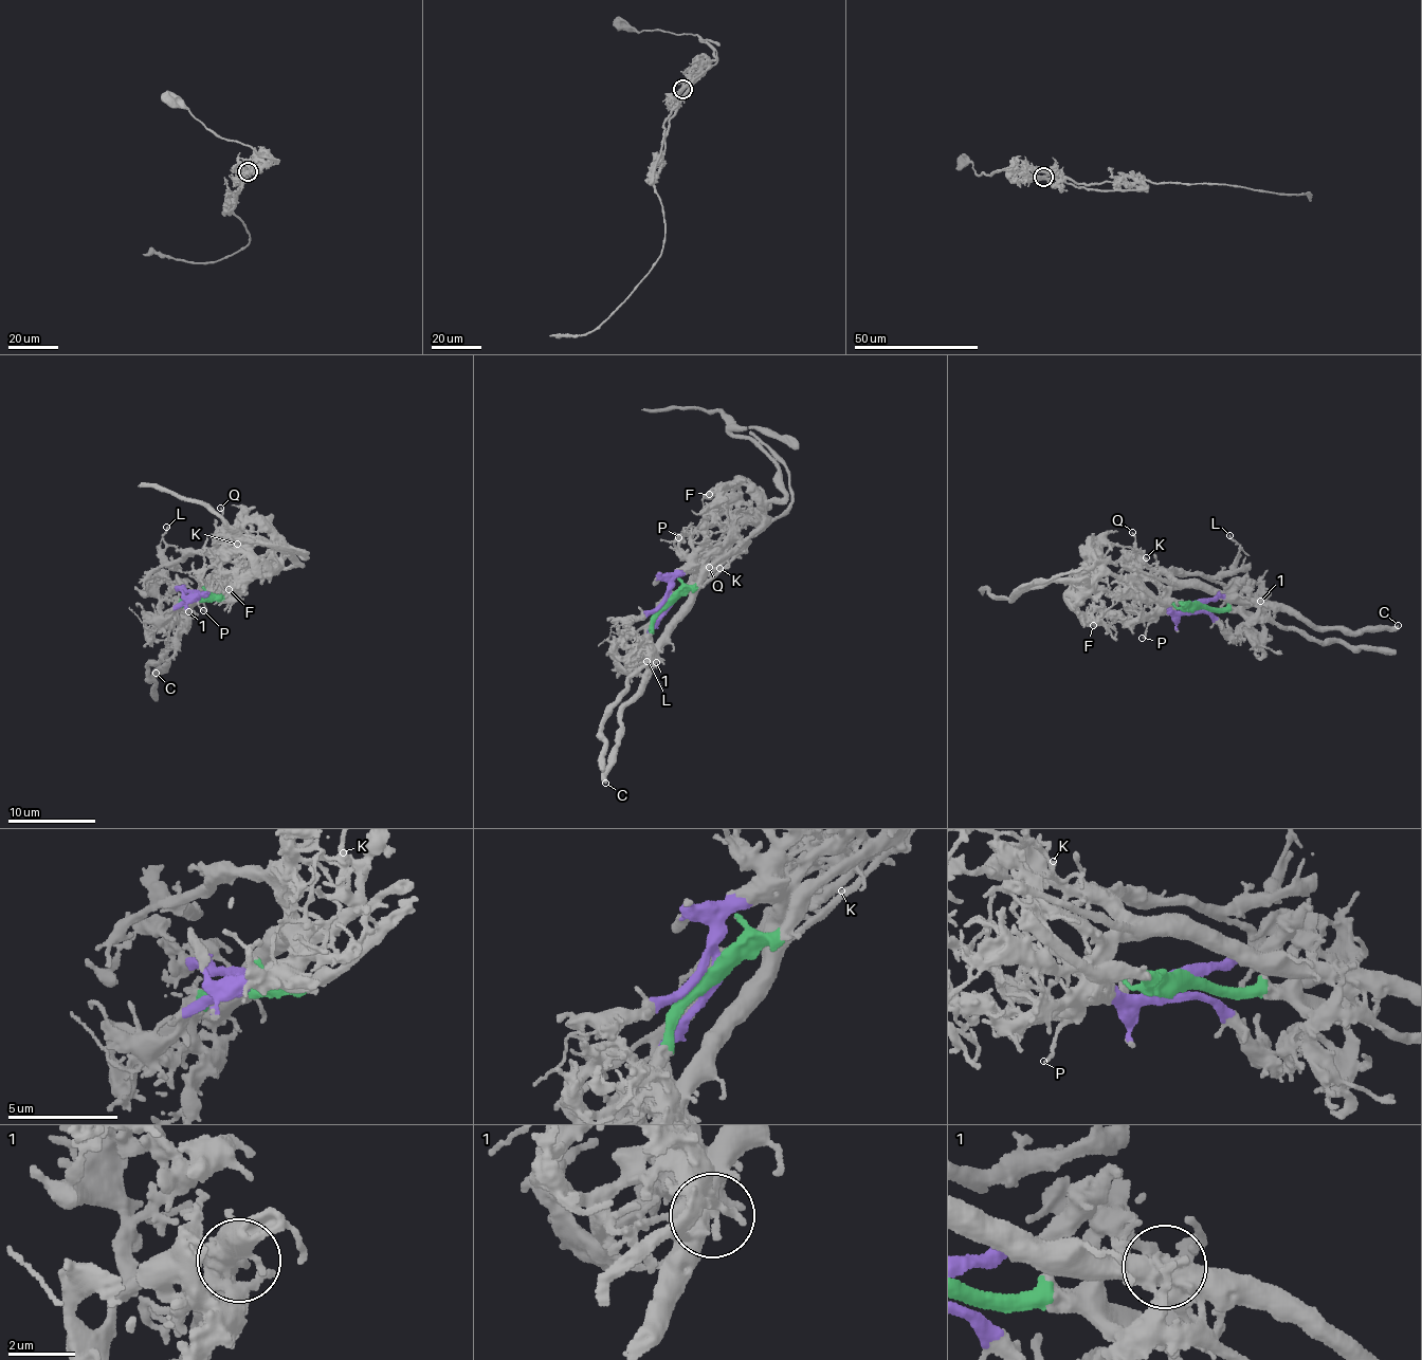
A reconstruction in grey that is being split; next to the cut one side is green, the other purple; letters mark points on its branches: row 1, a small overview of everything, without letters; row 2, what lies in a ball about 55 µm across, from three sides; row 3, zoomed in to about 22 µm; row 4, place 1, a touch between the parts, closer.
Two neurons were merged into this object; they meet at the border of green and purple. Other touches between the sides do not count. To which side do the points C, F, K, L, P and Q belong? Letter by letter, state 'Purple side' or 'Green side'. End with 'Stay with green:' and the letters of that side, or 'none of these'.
C: Purple side
F: Green side
K: Purple side
L: Purple side
P: Purple side
Q: Purple side
Stay with green: F

